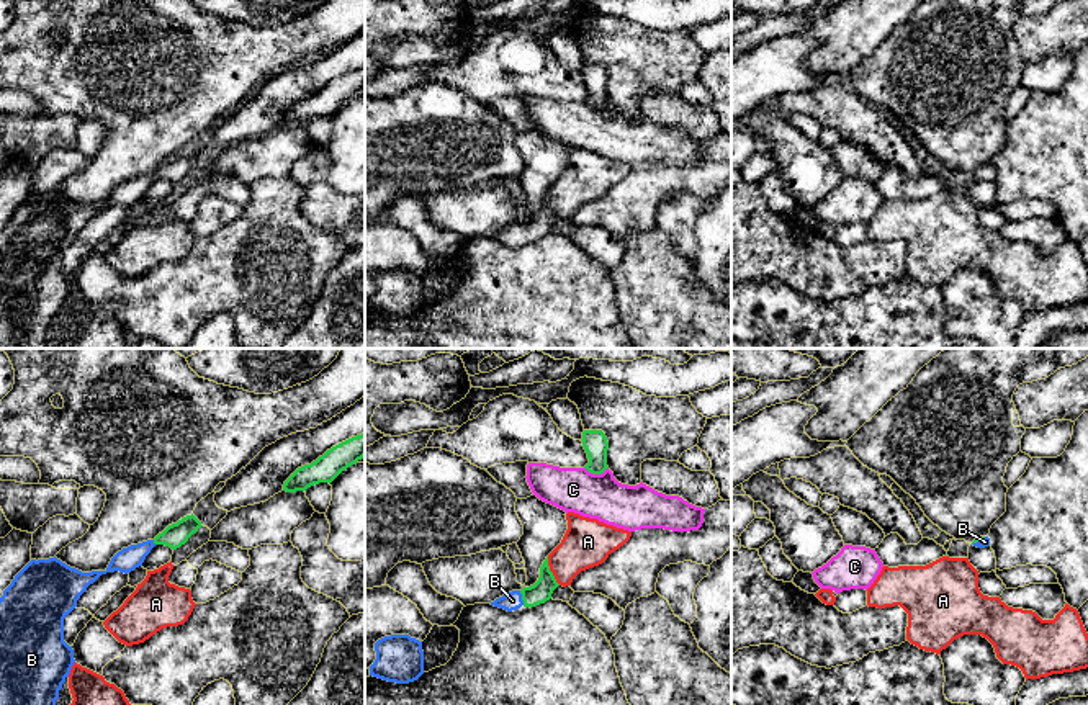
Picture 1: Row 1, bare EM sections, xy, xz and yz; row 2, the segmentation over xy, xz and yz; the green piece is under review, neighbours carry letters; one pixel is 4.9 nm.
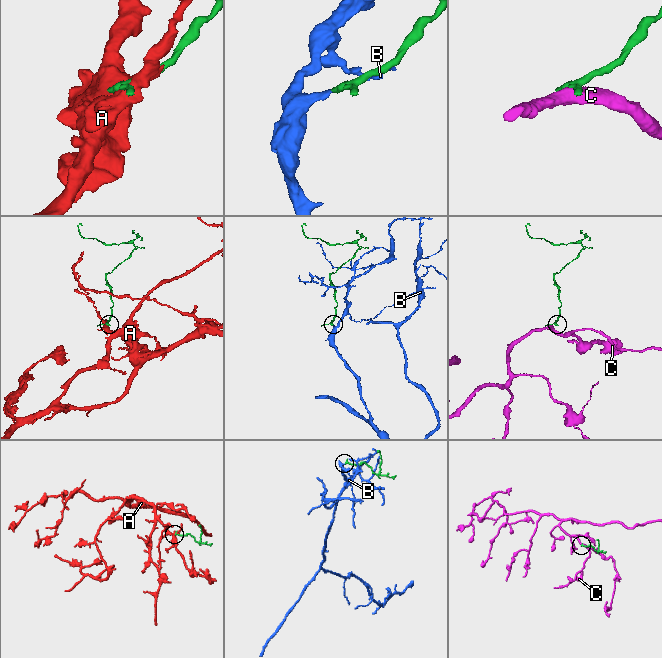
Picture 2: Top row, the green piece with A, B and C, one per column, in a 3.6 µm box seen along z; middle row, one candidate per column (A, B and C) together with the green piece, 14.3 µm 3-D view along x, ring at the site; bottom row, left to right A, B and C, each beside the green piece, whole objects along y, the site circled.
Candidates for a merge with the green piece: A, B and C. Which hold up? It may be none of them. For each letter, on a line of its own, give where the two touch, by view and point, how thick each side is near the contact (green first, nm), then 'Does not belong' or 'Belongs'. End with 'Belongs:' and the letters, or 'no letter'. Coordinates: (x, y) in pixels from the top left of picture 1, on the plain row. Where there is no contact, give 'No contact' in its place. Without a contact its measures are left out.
A: Touches green at xz (550, 205). Thickness 100 nm (green) against 240 nm. Does not belong
B: Touches green at xz (522, 231). Thickness 100 nm (green) against 90 nm. Belongs
C: Touches green at xz (596, 107). Thickness 120 nm (green) against 220 nm. Does not belong
Belongs: B

